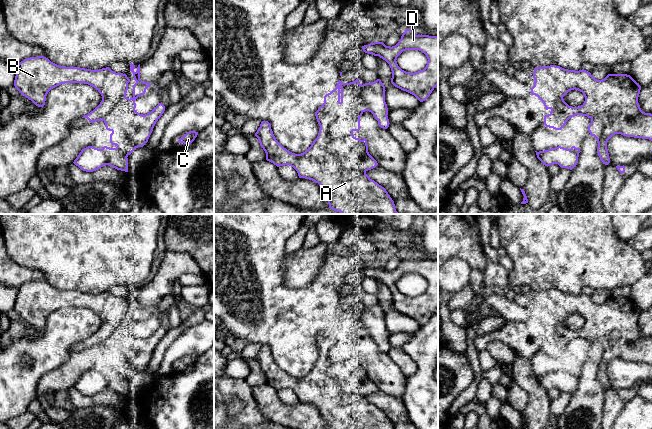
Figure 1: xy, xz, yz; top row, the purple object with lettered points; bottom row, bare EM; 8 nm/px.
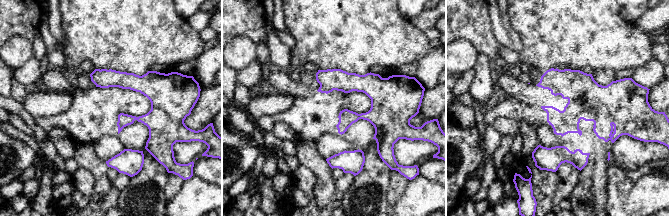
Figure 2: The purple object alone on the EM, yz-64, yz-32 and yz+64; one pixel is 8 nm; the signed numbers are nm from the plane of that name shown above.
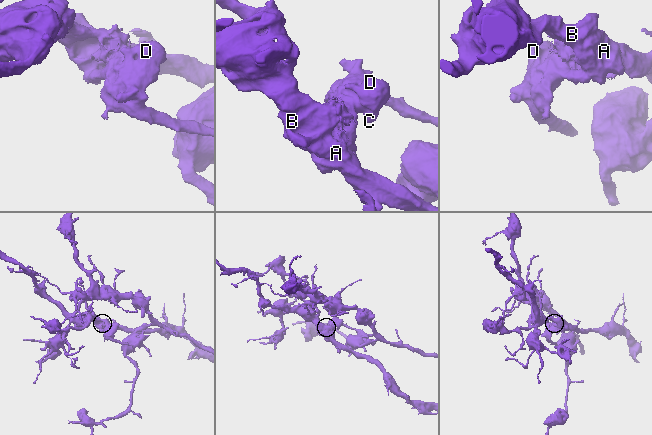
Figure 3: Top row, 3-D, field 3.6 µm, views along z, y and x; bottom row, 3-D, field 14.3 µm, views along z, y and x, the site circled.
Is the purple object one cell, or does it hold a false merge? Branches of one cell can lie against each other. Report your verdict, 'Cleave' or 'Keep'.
Cleave

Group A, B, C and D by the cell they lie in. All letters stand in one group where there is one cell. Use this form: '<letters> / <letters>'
A B / C D

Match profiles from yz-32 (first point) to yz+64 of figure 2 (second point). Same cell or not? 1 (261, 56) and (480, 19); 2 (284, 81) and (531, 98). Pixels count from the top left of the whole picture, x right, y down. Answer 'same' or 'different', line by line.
1: different
2: same

